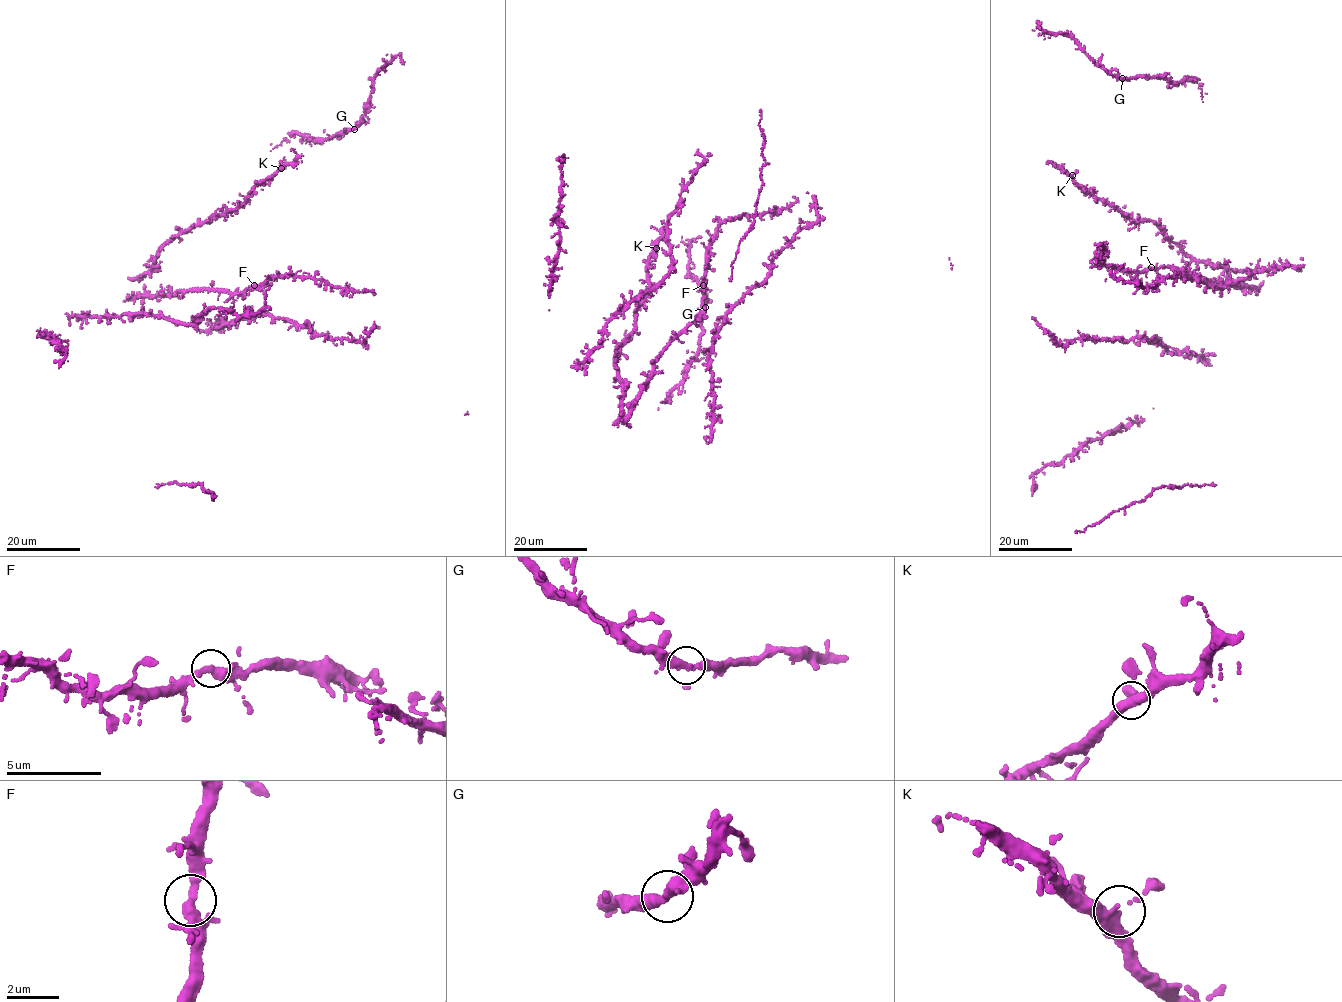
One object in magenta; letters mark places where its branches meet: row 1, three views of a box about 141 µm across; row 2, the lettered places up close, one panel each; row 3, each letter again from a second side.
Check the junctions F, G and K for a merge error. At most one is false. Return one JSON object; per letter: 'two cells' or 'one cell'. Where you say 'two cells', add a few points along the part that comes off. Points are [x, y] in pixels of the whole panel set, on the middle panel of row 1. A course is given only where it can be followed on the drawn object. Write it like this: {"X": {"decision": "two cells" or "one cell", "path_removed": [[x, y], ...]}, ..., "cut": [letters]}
{"F": {"decision": "one cell"}, "G": {"decision": "one cell"}, "K": {"decision": "one cell"}, "cut": []}

